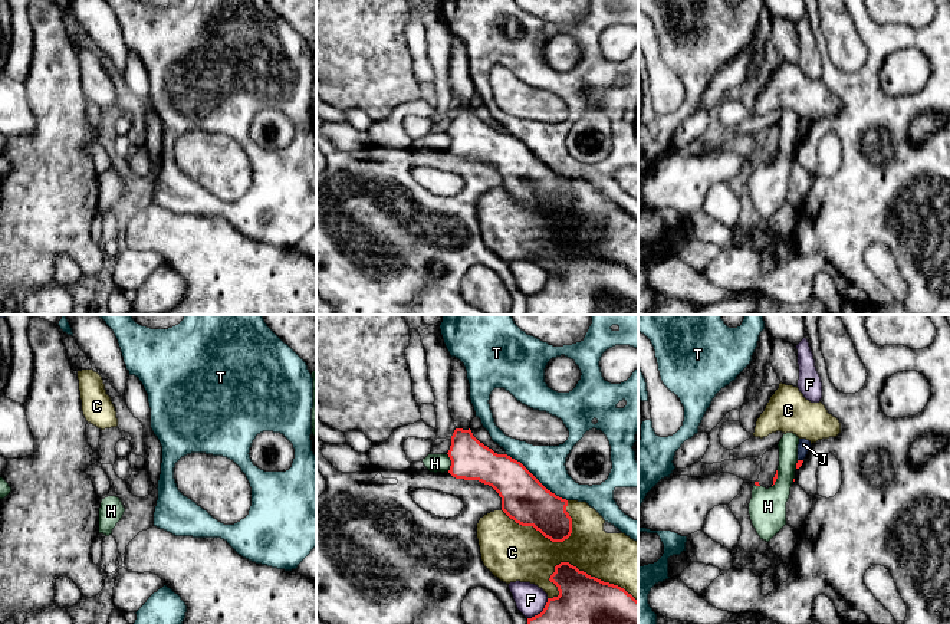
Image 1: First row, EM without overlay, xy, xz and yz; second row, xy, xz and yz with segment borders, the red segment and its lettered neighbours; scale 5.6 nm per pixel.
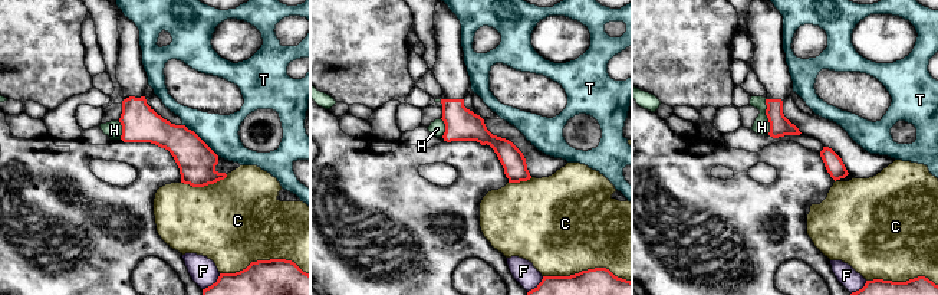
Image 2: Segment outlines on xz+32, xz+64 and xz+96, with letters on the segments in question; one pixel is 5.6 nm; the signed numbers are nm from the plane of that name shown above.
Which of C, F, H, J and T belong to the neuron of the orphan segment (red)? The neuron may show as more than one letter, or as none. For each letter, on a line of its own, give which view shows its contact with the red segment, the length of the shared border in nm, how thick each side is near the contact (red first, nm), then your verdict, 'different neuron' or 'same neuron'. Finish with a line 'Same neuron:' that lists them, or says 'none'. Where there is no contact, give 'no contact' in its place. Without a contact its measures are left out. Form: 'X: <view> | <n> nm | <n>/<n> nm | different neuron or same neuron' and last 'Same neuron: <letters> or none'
C: xz | 500 nm | 280/280 nm | different neuron
F: xz | 170 nm | 280/170 nm | different neuron
H: xz | 100 nm | 220/100 nm | different neuron
J: yz | 30 nm | 30/70 nm | different neuron
T: xz | 440 nm | 260/200 nm | different neuron
Same neuron: none

